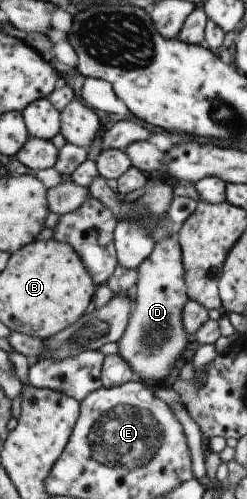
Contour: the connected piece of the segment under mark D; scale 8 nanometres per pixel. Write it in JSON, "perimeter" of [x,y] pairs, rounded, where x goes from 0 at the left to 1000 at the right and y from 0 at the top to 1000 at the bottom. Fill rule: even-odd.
{"perimeter":[[[709,473],[636,485],[611,507],[551,535],[551,589],[534,621],[490,675],[470,683],[478,713],[514,727],[555,760],[664,764],[704,733],[741,725],[733,713],[773,681],[741,659],[737,615],[761,601],[745,543]]]}

